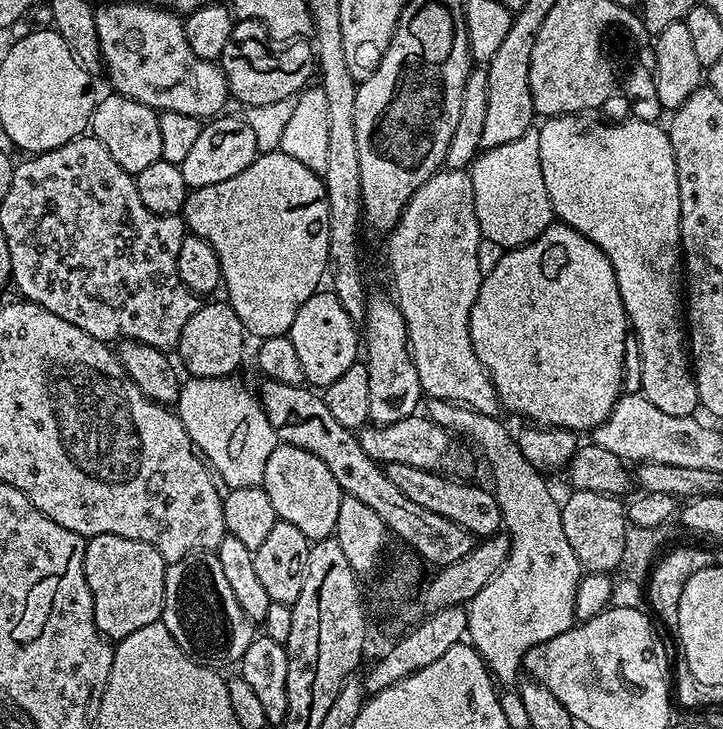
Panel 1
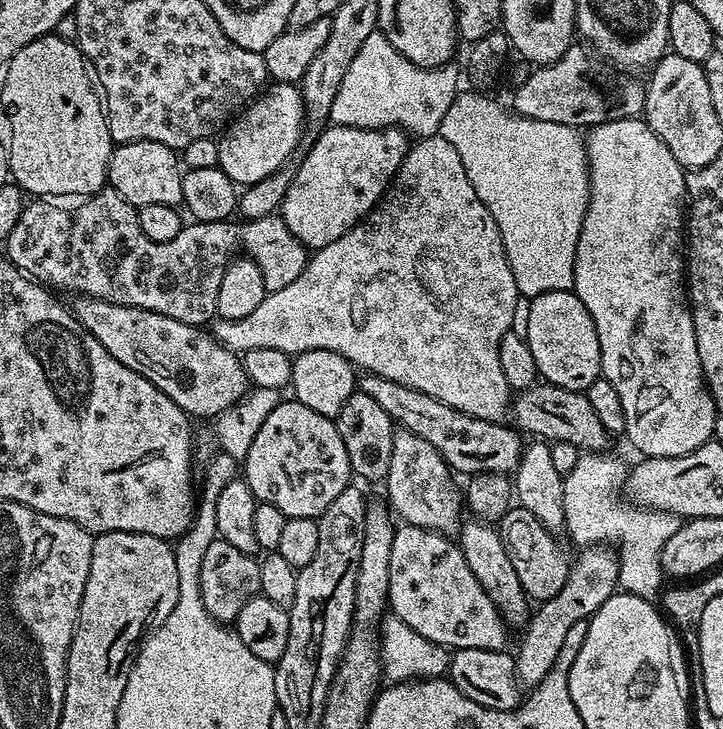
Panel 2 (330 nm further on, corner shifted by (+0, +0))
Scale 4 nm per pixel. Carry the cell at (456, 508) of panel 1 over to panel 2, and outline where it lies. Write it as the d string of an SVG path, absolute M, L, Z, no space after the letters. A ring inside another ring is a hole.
M519 506L509 507L498 531L504 537L504 545L510 554L510 562L514 562L514 570L518 570L518 582L522 582L522 590L528 595L529 601L543 602L554 598L562 586L566 586L566 578L570 567L570 556L564 553L564 548L555 540L553 533L530 510Z

